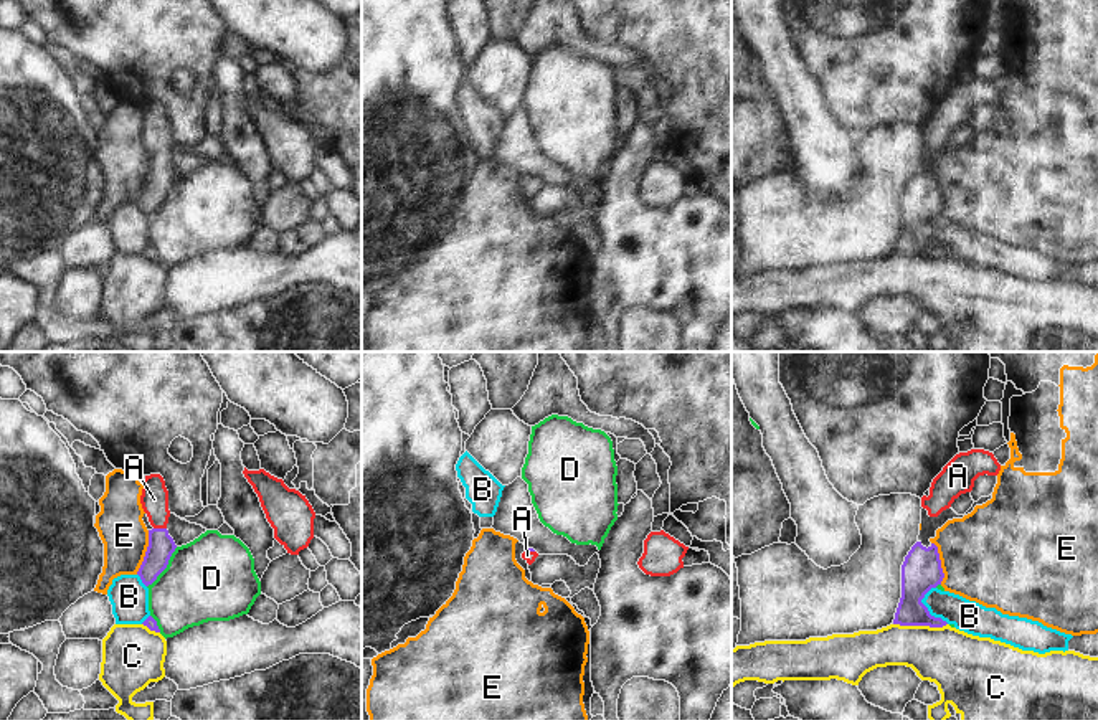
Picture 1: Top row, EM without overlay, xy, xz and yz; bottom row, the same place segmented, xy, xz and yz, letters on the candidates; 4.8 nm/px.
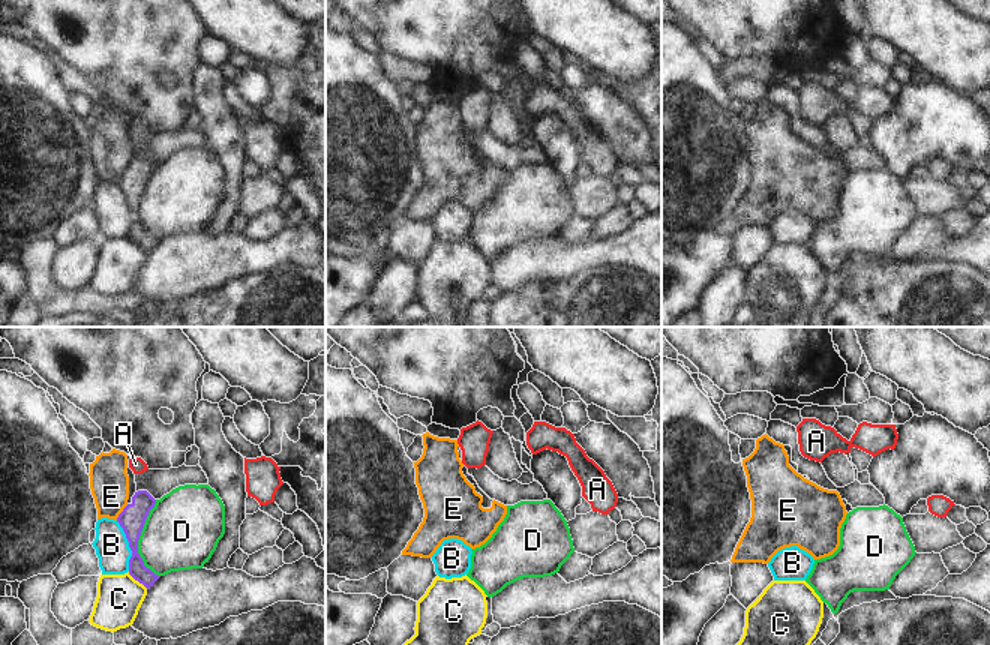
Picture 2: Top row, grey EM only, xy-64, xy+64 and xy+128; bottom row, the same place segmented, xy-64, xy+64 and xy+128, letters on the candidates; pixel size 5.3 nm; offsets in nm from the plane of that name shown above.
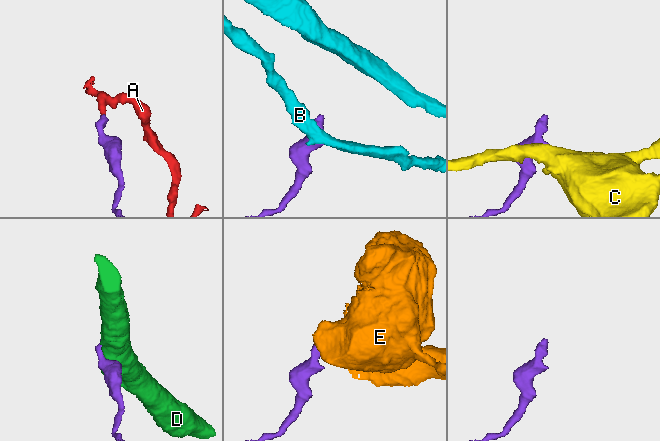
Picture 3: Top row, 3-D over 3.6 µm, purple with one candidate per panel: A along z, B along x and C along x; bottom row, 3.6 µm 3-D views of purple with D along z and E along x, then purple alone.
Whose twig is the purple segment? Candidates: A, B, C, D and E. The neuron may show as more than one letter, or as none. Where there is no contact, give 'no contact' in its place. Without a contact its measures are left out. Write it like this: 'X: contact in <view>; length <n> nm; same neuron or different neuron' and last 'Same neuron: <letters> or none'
A: contact in xy; length 60 nm; same neuron
B: contact in yz; length 200 nm; different neuron
C: contact in yz; length 260 nm; different neuron
D: contact in xy; length 240 nm; different neuron
E: contact in xy; length 220 nm; different neuron
Same neuron: A

